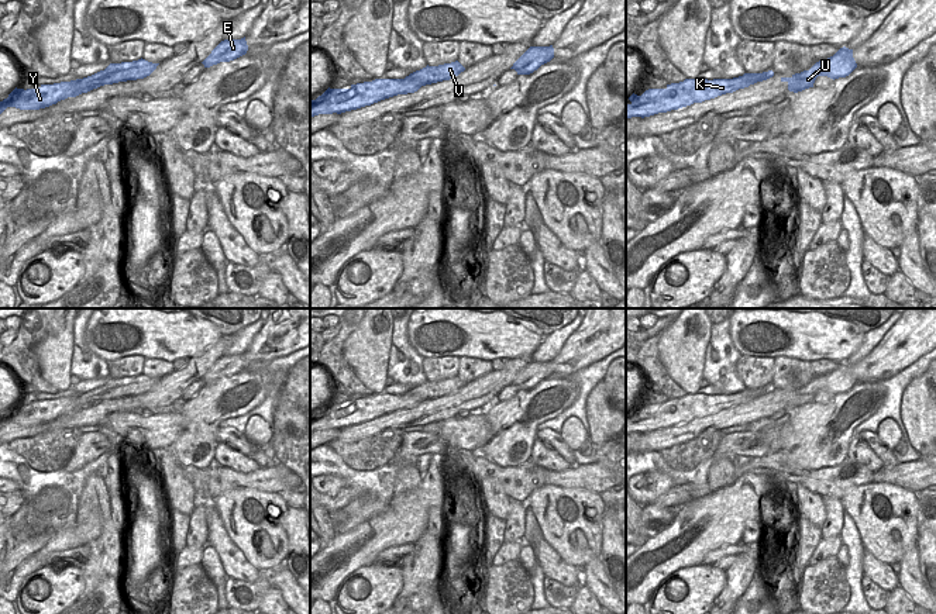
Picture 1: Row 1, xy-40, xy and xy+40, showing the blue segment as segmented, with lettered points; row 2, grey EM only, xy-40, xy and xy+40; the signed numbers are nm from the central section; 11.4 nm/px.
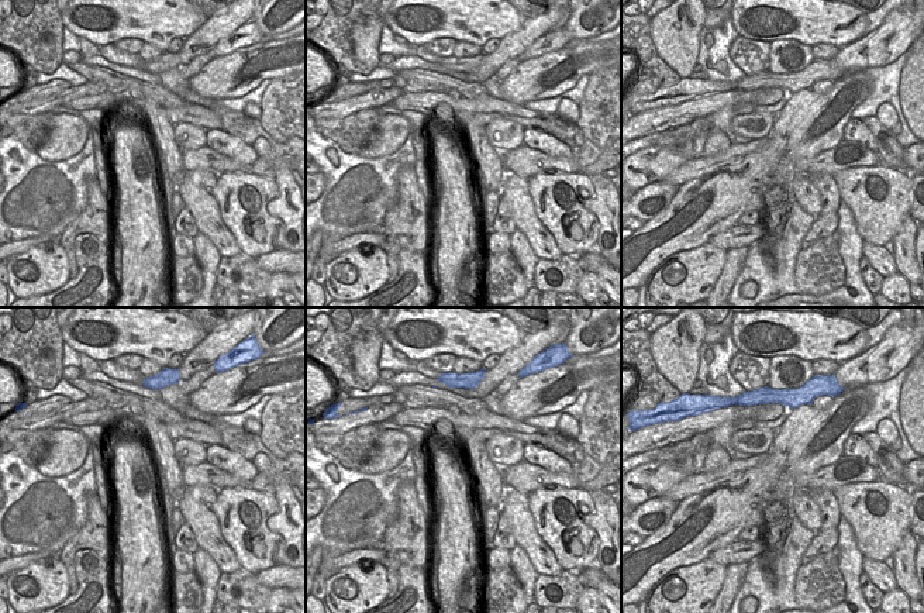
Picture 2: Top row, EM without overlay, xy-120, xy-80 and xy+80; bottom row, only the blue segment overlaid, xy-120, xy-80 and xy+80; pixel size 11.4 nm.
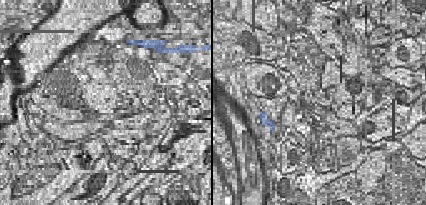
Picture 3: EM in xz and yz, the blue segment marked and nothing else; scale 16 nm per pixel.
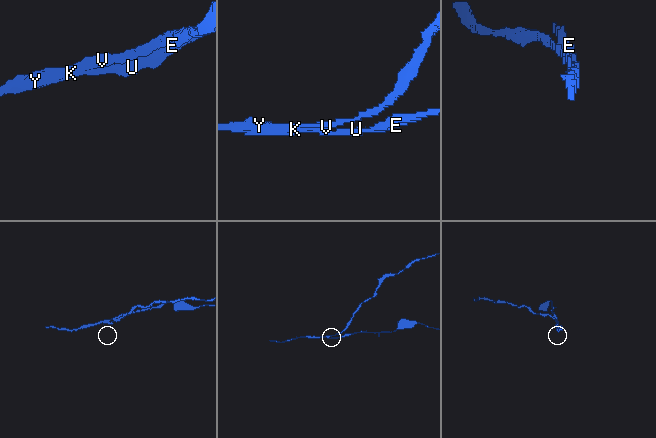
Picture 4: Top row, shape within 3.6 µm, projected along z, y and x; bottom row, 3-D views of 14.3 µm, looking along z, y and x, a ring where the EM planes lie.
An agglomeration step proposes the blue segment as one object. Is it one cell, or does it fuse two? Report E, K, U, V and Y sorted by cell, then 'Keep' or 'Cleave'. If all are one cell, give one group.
Groups: E K U Y / V. Cleave.

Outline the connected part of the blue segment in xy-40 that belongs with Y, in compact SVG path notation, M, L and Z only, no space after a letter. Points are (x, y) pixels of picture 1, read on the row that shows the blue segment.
M61 82L54 84L41 84L38 89L14 89L7 99L0 101L0 114L7 107L20 110L39 110L56 104L68 97L76 97L100 86L92 82Z

